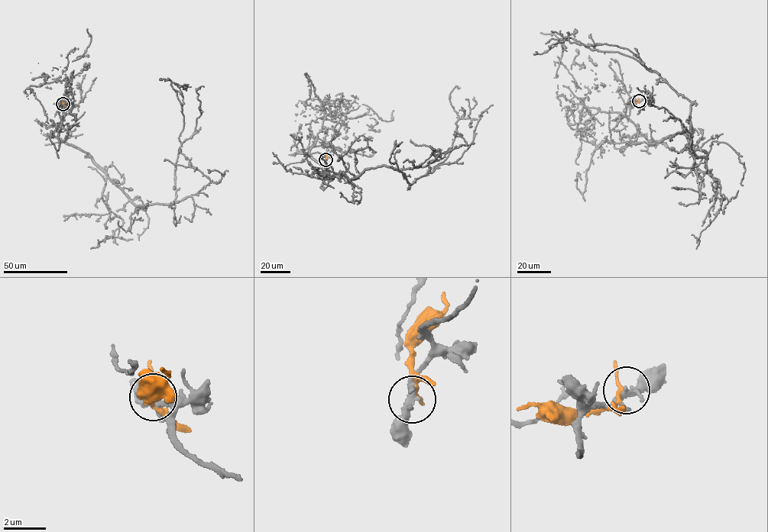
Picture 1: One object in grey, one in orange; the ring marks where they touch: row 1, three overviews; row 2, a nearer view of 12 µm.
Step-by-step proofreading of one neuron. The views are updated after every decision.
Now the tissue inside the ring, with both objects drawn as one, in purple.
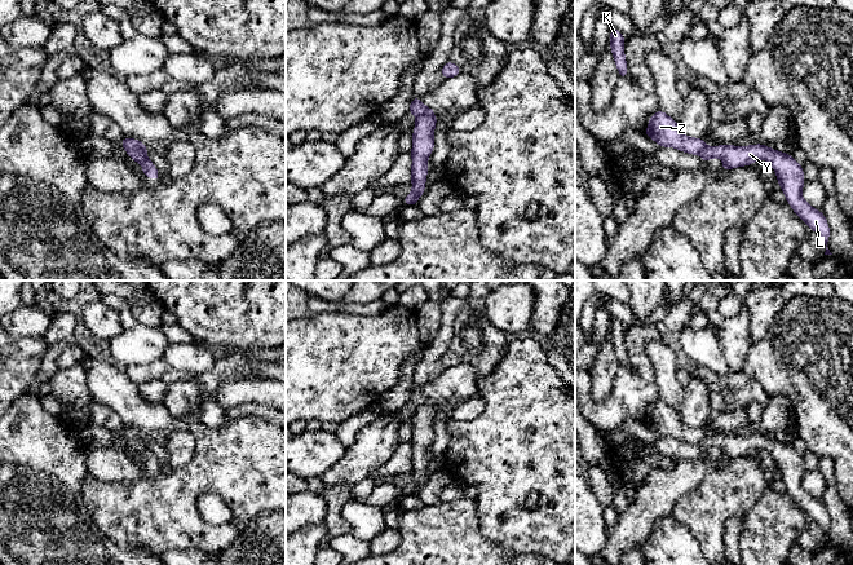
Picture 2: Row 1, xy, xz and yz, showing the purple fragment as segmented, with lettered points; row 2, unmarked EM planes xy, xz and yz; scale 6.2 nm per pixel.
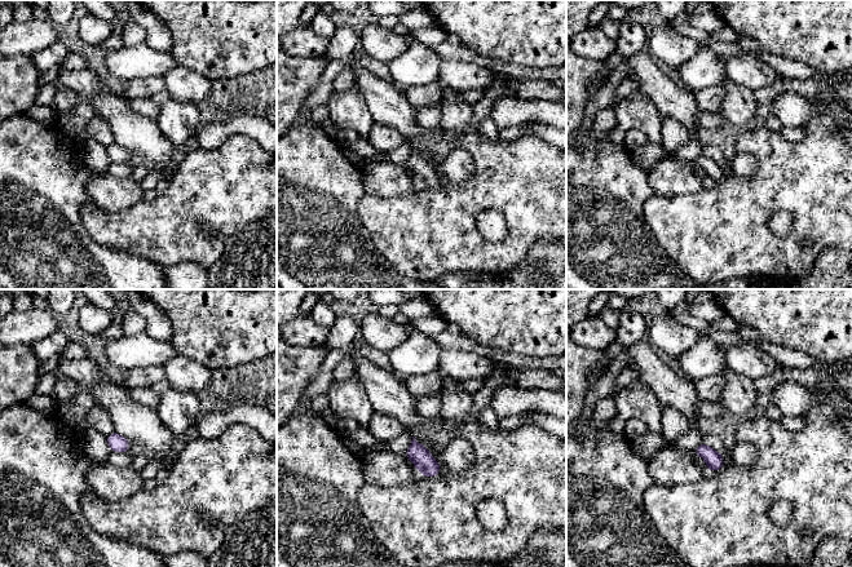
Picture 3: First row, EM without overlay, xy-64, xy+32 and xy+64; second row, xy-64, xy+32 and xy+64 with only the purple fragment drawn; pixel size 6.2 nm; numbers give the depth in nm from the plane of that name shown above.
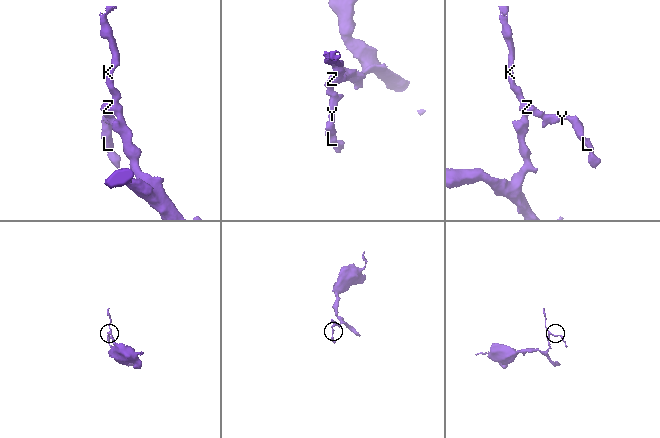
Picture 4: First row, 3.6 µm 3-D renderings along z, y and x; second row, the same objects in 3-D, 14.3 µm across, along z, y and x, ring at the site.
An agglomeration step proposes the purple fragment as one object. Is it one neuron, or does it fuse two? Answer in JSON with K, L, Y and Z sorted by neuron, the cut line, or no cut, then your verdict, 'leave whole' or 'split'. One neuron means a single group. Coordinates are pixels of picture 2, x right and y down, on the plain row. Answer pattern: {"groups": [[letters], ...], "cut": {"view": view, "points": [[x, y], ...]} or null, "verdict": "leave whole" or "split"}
{"groups": [["K", "Z"], ["L", "Y"]], "cut": {"view": "xy", "points": [[146, 437], [136, 437], [127, 442]]}, "verdict": "split"}

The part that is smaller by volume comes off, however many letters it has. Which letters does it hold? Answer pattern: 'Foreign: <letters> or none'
Foreign: L, Y

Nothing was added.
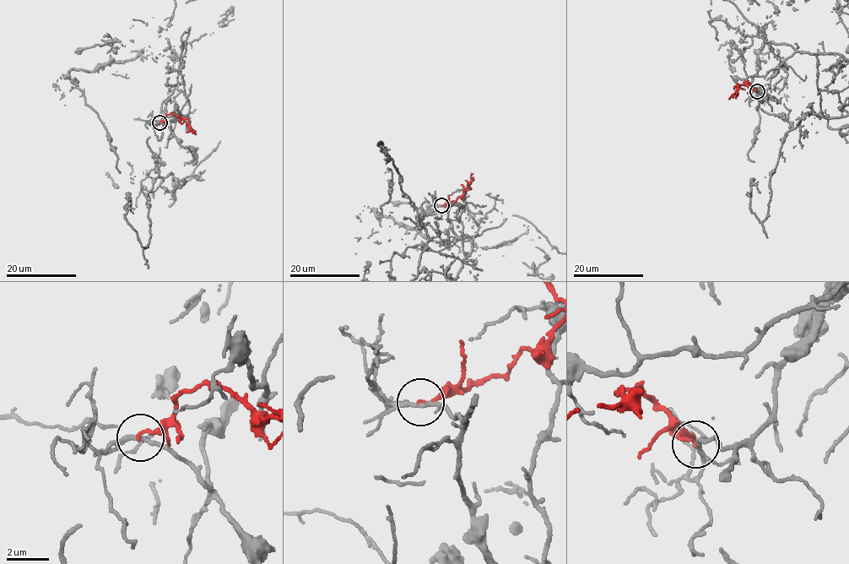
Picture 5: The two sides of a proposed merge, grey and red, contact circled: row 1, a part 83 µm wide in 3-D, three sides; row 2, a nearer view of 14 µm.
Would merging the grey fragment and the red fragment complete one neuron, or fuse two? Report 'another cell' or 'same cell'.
another cell

